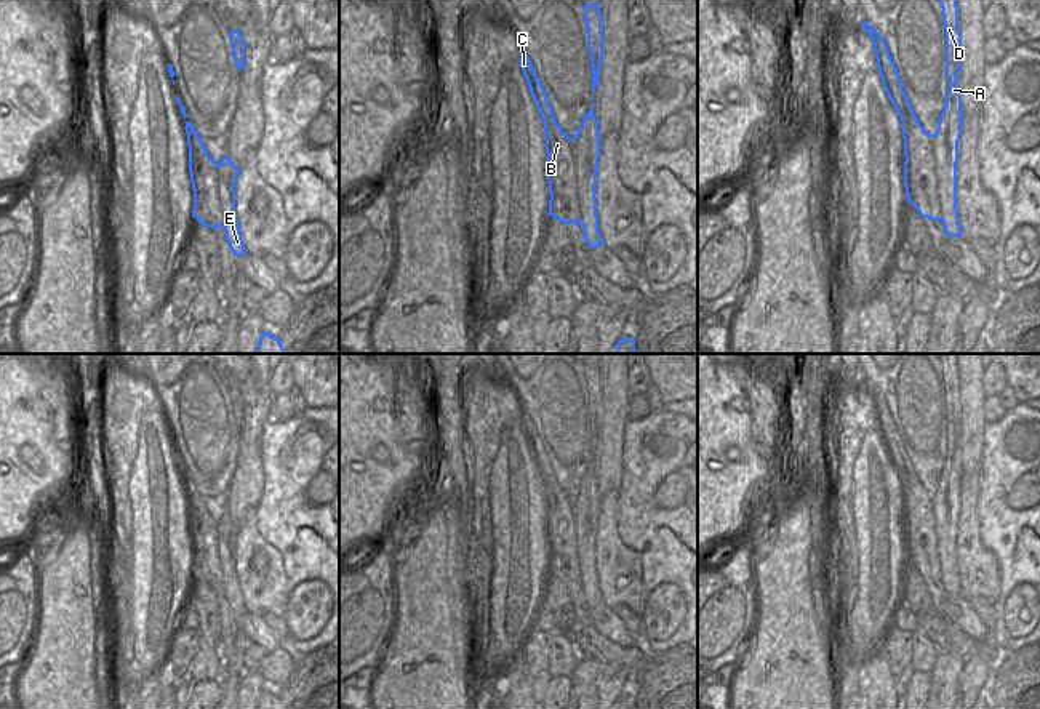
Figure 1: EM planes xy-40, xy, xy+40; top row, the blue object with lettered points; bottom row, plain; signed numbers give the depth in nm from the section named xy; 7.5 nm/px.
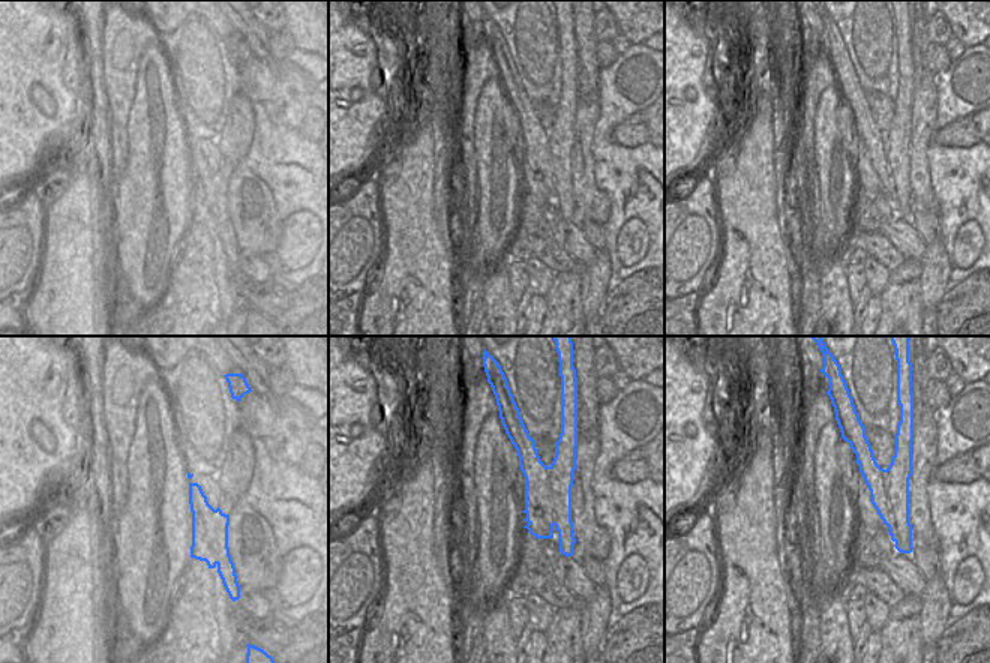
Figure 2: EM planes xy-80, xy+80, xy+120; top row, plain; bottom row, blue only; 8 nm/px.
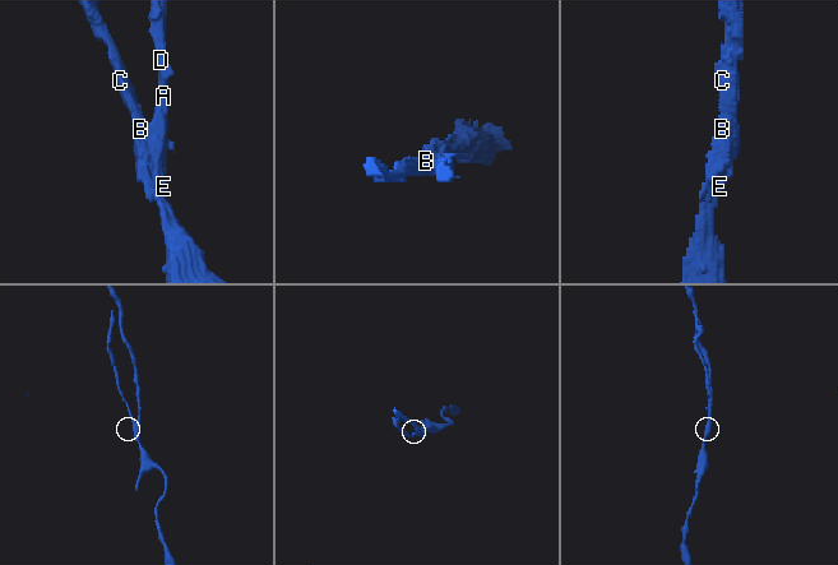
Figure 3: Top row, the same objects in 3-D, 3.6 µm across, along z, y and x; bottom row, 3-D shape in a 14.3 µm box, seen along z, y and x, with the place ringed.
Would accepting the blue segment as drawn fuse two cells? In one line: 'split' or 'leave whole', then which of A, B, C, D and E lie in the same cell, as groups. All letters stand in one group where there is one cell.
split; groups A D E / B C

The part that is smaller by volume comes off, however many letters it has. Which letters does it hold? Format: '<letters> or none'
B, C

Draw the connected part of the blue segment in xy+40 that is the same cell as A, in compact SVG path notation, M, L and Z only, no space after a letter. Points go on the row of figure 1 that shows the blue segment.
M939 0L946 32L946 75L949 91L946 106L933 134L933 155L936 158L938 192L942 206L942 227L946 237L962 237L957 210L957 163L958 141L962 136L962 91L958 88L958 72L962 69L962 34L958 30L957 0Z

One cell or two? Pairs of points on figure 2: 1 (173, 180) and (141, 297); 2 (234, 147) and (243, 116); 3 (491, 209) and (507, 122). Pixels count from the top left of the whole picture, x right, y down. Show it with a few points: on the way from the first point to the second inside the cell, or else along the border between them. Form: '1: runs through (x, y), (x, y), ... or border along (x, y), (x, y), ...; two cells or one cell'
1: runs through (150, 209), (141, 269); one cell
2: runs through (234, 140), (240, 123); one cell
3: runs through (495, 188), (495, 143); one cell

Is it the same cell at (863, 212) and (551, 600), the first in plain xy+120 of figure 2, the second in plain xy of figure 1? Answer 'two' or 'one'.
one

